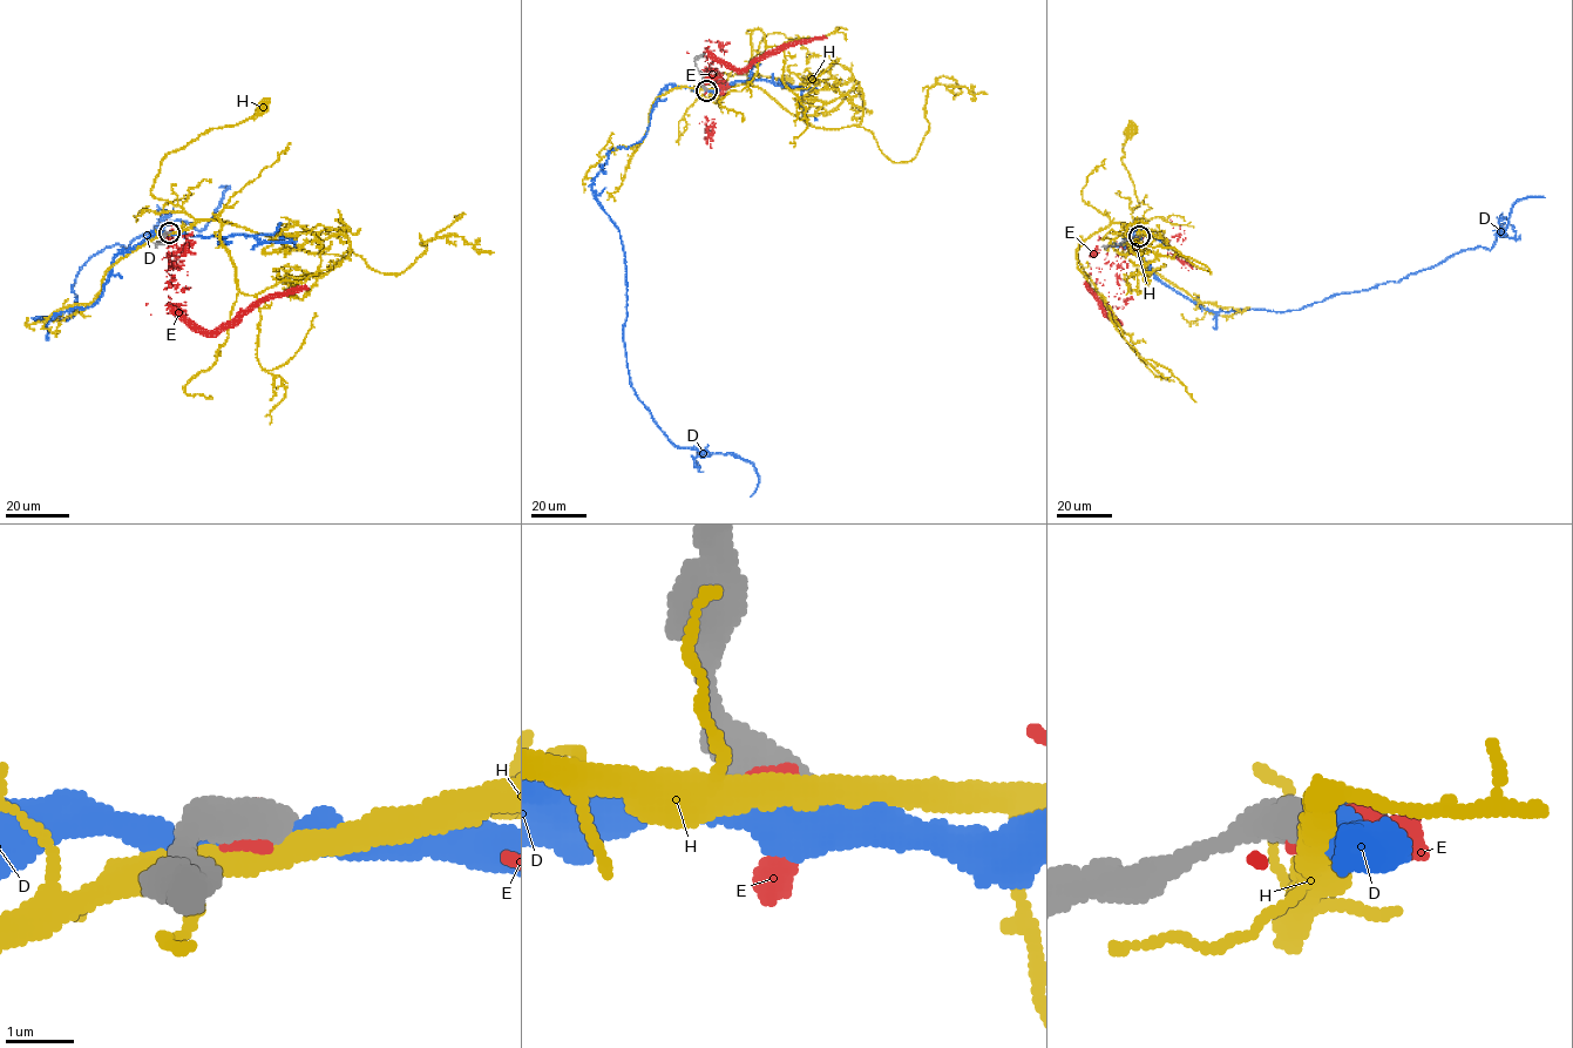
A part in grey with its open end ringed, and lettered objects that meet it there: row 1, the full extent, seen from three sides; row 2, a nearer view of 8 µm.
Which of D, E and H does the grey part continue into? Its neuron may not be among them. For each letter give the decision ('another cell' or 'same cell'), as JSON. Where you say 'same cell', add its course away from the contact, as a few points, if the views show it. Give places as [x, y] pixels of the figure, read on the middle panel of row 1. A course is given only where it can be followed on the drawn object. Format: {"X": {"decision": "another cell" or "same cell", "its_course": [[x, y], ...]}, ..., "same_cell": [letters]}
{"D": {"decision": "another cell"}, "E": {"decision": "another cell"}, "H": {"decision": "another cell"}, "same_cell": []}

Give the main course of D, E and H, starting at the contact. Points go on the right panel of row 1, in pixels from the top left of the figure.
D: (1138, 237), (1133, 252), (1199, 306), (1281, 311), (1398, 282), (1462, 250), (1490, 249), (1516, 202), (1544, 197)
E: (1137, 237), (1133, 250), (1118, 266), (1117, 293), (1126, 304), (1110, 308), (1118, 322), (1086, 285)
H: (1138, 237), (1132, 211), (1138, 200), (1123, 159), (1131, 128)

